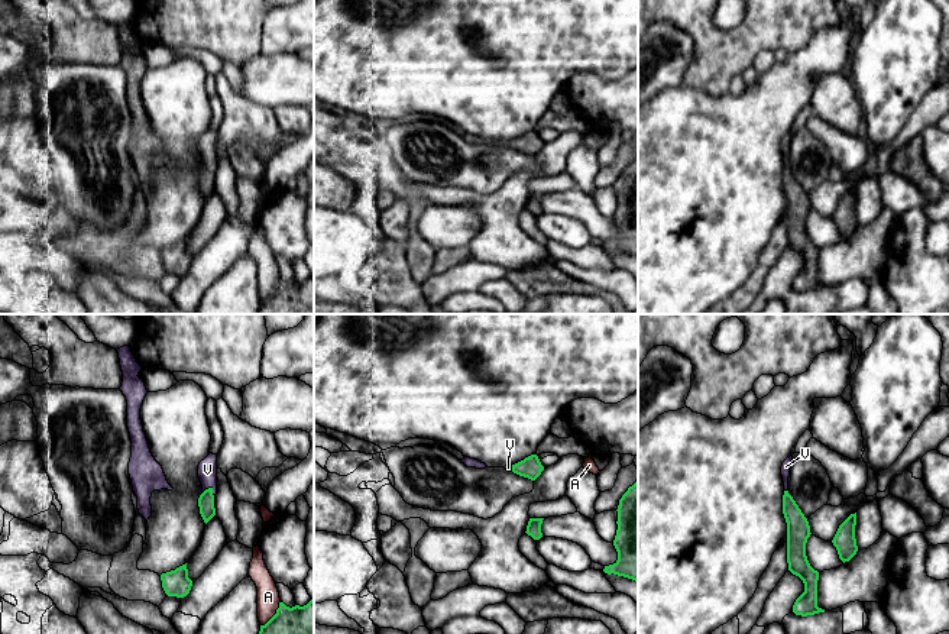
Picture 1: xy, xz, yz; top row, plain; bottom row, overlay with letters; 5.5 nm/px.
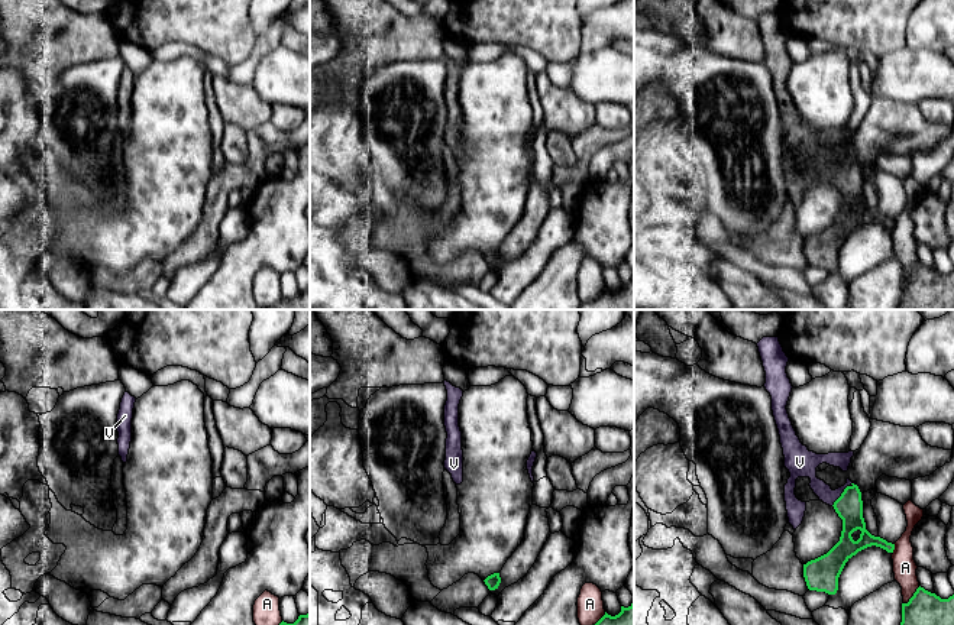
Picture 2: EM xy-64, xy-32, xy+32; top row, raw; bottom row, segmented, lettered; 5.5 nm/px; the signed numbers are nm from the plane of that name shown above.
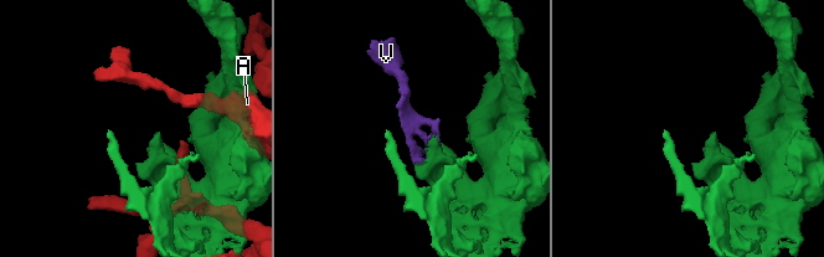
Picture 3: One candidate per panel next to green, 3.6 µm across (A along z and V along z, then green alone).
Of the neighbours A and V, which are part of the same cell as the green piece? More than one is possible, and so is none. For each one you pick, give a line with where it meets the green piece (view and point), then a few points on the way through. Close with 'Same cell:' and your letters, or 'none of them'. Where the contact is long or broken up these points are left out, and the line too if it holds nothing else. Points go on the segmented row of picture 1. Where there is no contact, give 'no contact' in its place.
V: contact xy (213, 498)
Same cell: V

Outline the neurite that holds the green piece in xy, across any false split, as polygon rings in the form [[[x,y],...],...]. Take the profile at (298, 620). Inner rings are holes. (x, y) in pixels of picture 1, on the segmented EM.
[[[314,599],[292,608],[279,602],[276,614],[260,625],[259,634],[314,634]]]

